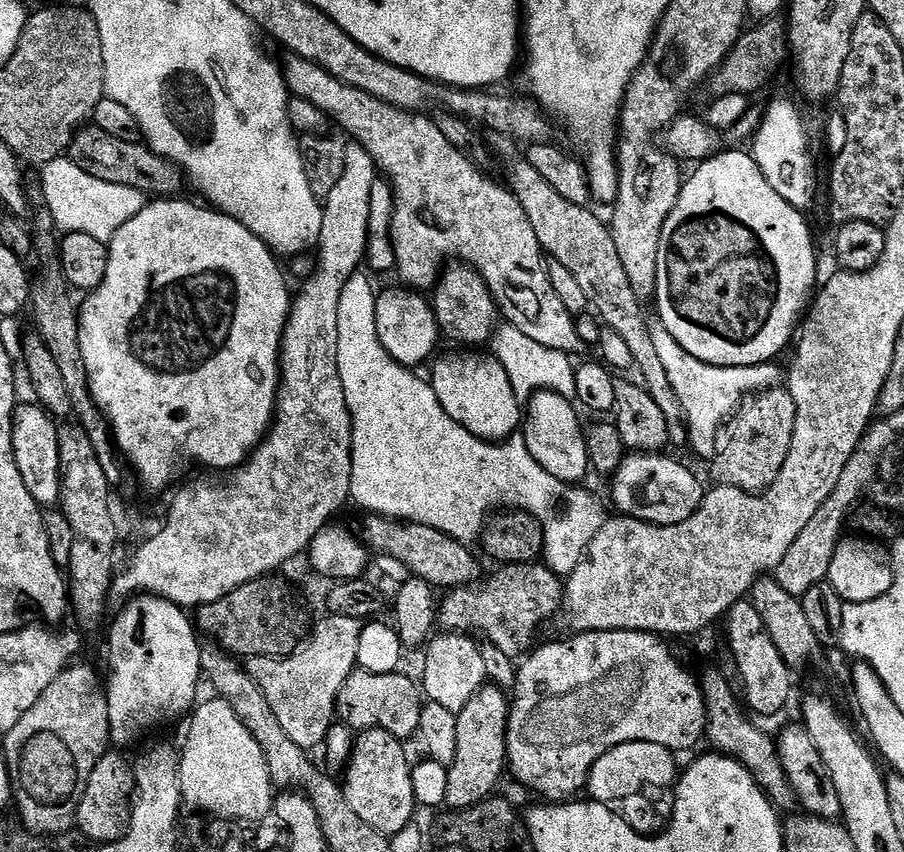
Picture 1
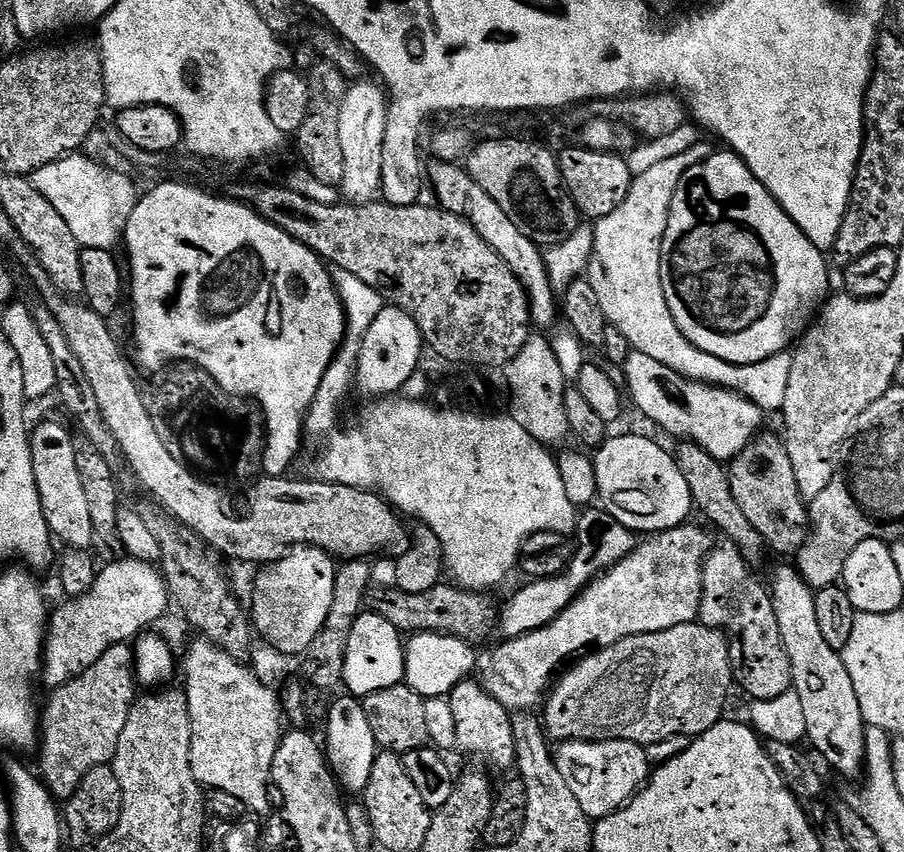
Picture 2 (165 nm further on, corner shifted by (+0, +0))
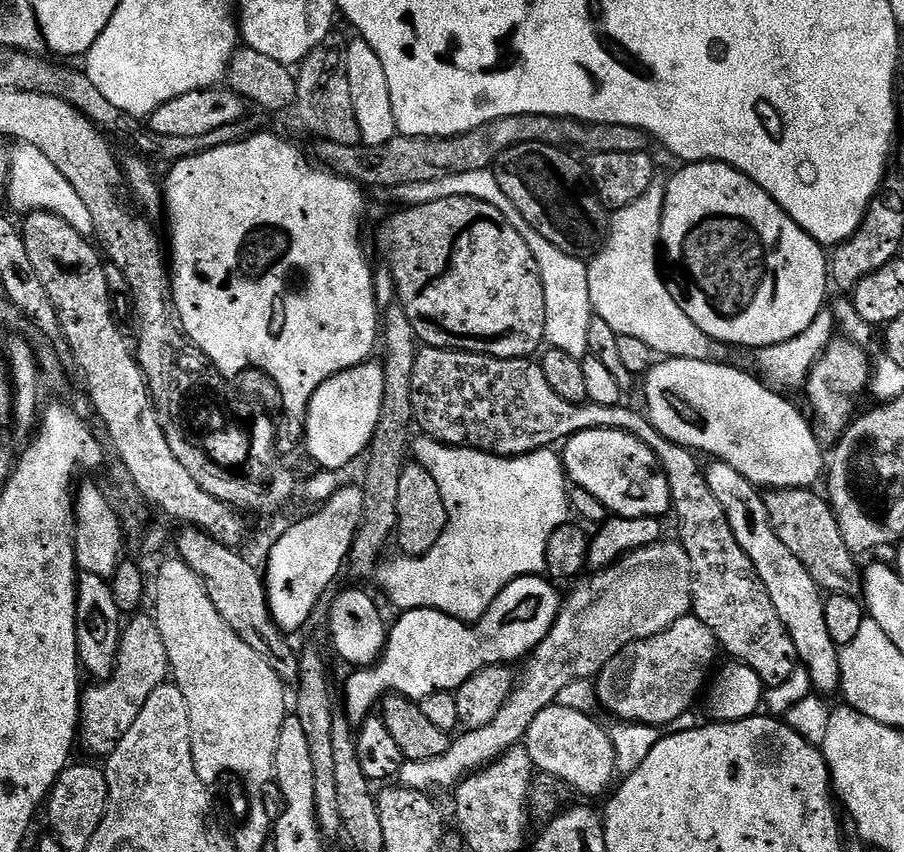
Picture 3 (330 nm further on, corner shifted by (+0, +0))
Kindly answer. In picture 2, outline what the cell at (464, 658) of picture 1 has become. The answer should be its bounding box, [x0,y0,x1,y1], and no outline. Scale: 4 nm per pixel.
[446,678,516,769]

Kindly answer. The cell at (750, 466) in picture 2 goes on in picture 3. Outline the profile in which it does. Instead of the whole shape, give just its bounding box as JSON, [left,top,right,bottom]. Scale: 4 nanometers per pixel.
[762,488,858,594]

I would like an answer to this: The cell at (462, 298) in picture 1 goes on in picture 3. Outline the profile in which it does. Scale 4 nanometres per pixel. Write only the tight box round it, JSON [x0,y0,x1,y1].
[380,197,543,360]

